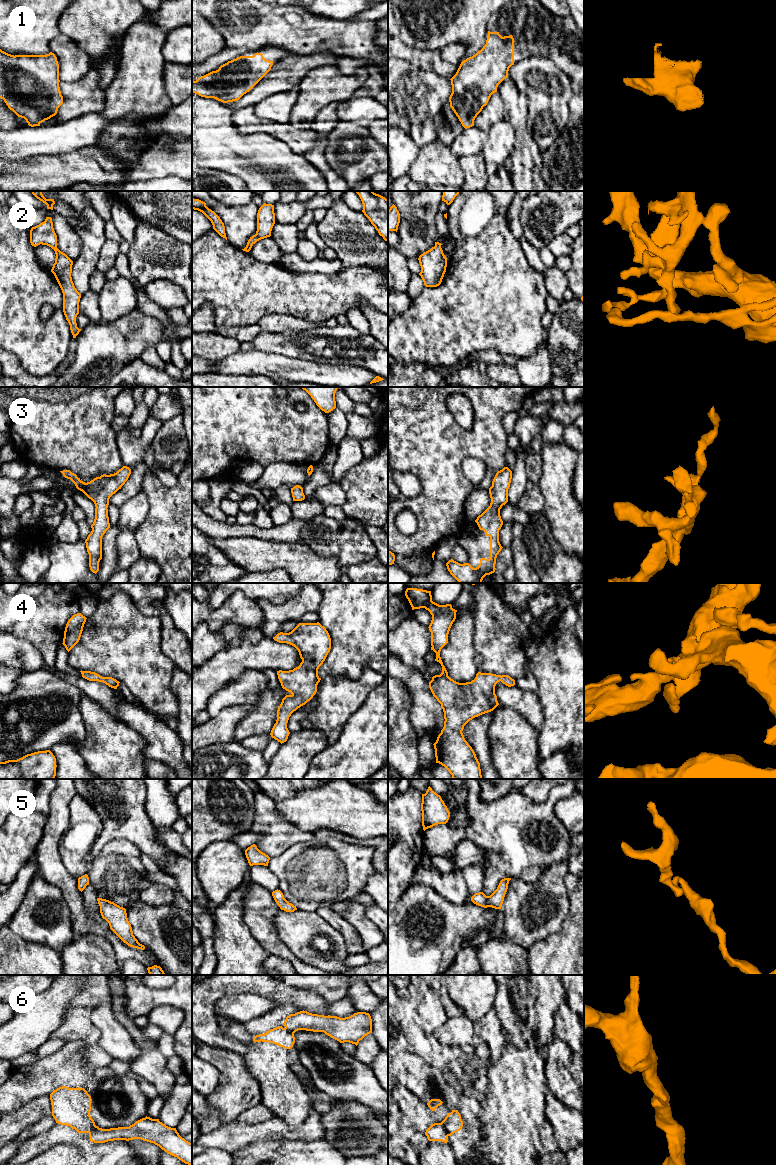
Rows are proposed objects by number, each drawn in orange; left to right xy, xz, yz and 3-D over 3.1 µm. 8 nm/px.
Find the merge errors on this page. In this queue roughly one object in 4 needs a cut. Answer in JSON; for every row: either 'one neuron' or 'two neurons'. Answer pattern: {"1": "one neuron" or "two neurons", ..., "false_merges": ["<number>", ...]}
{"1": "one neuron", "2": "one neuron", "3": "one neuron", "4": "one neuron", "5": "one neuron", "6": "two neurons", "false_merges": ["6"]}

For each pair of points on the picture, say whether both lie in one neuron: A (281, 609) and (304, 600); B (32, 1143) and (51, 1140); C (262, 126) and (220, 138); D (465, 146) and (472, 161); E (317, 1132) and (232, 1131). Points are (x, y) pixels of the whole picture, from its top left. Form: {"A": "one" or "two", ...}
{"A": "one", "B": "one", "C": "two", "D": "two", "E": "one"}

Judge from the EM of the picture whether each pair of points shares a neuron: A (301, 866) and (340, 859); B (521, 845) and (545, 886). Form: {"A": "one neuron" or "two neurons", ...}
{"A": "one neuron", "B": "two neurons"}

